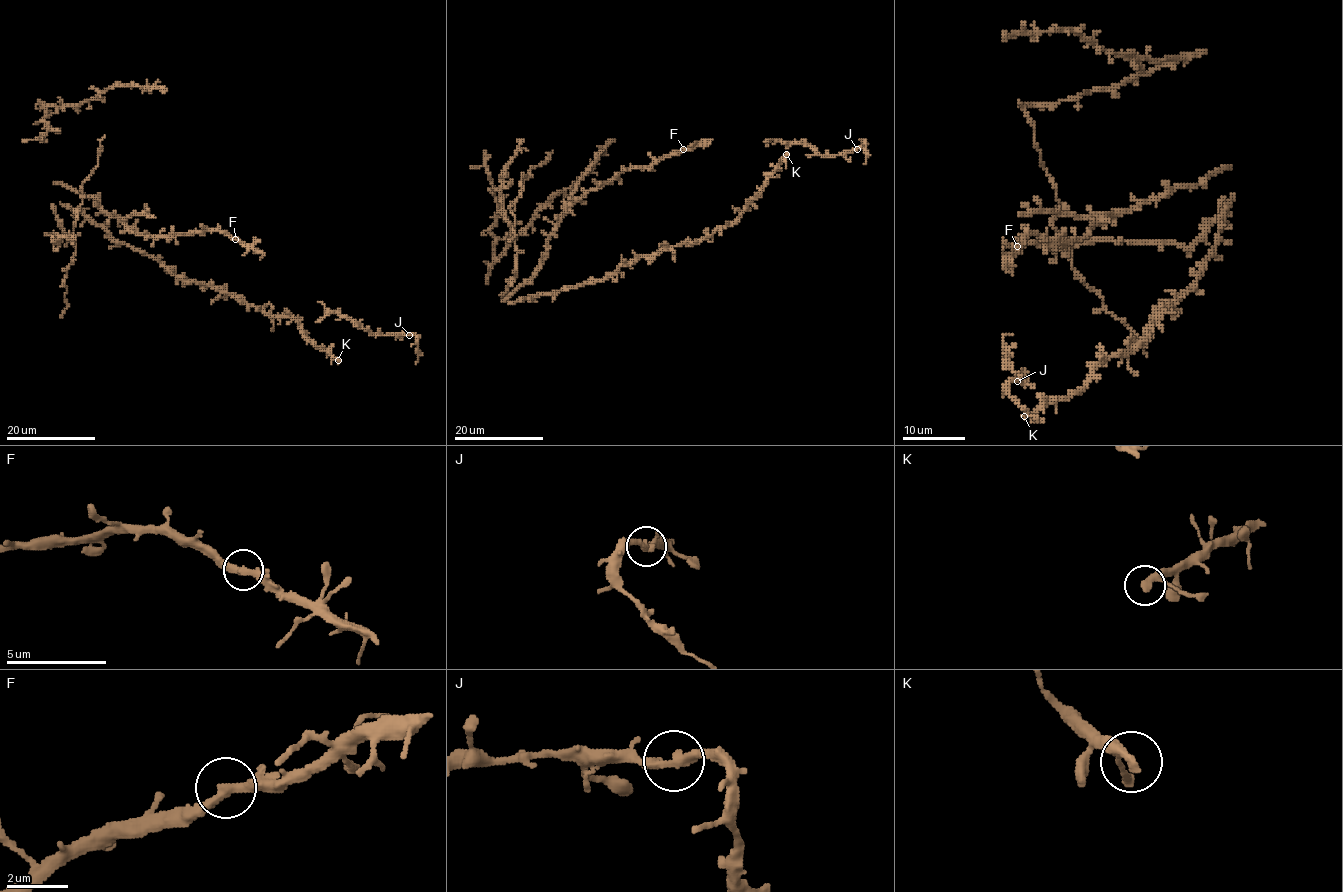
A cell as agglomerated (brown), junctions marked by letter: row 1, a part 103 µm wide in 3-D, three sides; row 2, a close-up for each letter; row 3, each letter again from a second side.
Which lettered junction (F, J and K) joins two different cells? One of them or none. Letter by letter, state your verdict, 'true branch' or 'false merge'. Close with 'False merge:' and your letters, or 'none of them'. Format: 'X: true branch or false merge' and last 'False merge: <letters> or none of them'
F: true branch
J: true branch
K: true branch
False merge: none of them

